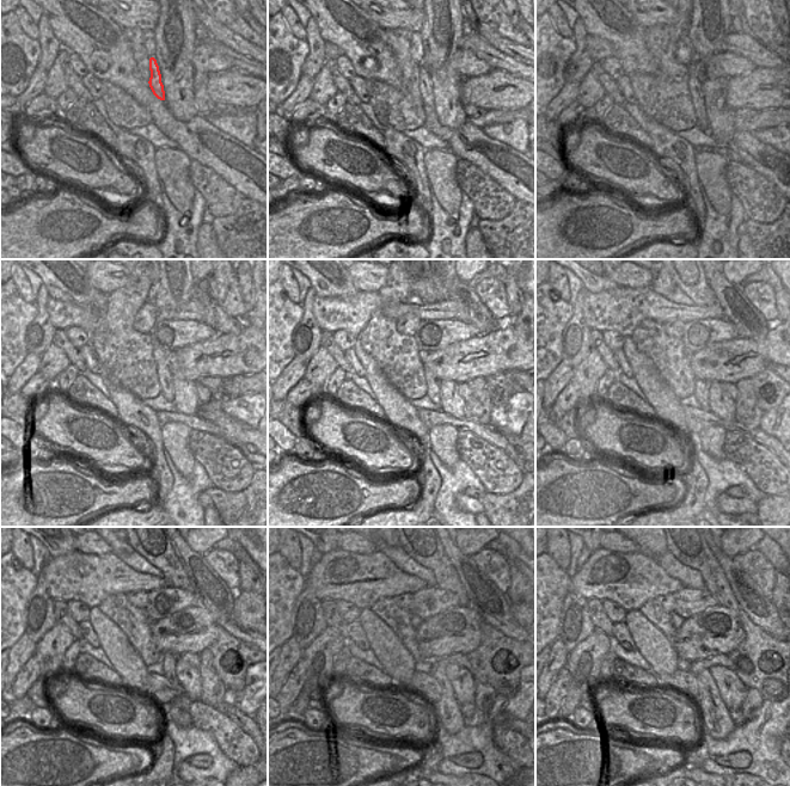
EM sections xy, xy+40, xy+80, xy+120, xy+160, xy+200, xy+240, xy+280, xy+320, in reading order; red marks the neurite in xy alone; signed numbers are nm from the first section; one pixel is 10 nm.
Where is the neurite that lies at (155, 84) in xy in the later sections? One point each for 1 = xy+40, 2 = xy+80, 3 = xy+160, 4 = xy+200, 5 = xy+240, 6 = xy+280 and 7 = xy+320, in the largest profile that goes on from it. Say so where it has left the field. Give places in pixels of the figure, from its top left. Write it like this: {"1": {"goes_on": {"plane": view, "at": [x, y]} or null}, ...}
{"1": {"goes_on": {"plane": "xy+40", "at": [426, 88]}}, "2": {"goes_on": {"plane": "xy+80", "at": [697, 97]}}, "3": {"goes_on": {"plane": "xy+160", "at": [434, 385]}}, "4": {"goes_on": {"plane": "xy+200", "at": [702, 387]}}, "5": {"goes_on": {"plane": "xy+240", "at": [167, 659]}}, "6": {"goes_on": {"plane": "xy+280", "at": [446, 712]}}, "7": {"goes_on": {"plane": "xy+320", "at": [715, 719]}}}

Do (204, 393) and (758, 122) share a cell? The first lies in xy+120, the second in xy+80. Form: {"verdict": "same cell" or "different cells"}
{"verdict": "same cell"}

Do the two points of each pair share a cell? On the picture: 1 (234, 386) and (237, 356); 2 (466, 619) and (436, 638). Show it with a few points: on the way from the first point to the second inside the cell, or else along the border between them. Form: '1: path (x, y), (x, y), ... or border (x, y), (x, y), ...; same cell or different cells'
1: border (255, 373), (237, 374), (225, 379); different cells
2: path (459, 626), (444, 634); same cell

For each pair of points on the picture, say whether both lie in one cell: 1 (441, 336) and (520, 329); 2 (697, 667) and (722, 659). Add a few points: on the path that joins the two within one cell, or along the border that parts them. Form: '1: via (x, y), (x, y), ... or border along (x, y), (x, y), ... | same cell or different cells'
1: border along (479, 335), (457, 341), (452, 344) | different cells
2: via (703, 664), (716, 661) | same cell

